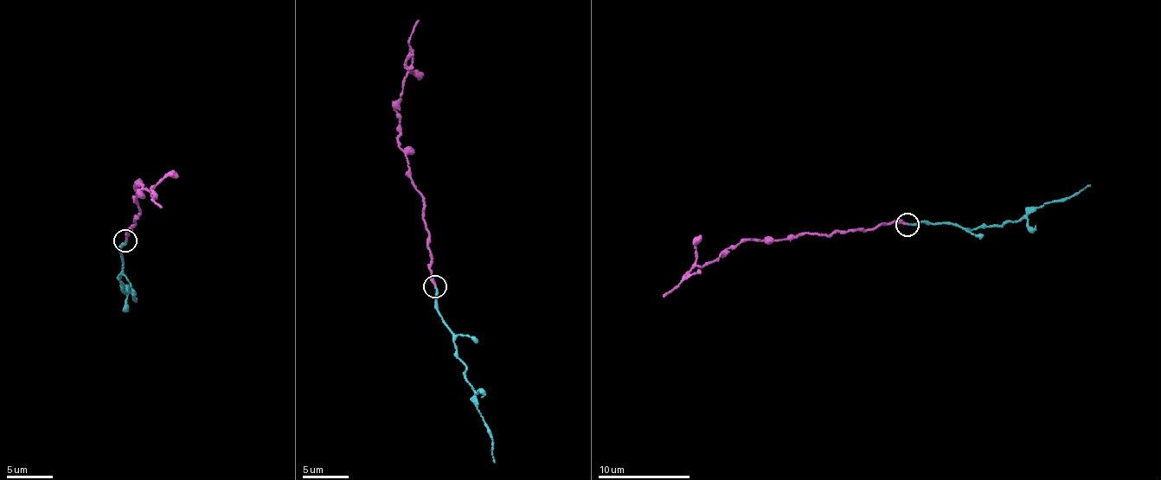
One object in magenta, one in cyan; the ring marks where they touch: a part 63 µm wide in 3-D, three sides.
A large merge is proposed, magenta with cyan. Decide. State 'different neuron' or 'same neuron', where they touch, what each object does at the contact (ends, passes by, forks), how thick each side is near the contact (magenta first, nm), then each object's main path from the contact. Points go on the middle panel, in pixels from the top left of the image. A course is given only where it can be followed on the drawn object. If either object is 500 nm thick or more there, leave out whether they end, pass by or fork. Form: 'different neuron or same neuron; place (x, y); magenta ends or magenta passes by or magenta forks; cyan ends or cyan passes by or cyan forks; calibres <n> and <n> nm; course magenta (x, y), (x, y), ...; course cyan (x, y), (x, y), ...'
different neuron; place (434, 286); magenta ends; cyan ends; calibres 240 and 180 nm; course magenta (435, 286), (424, 196), (400, 146), (399, 104), (413, 53), (409, 42), (419, 21); course cyan (435, 286), (438, 314), (453, 335), (457, 355), (465, 368), (488, 432), (495, 463)

